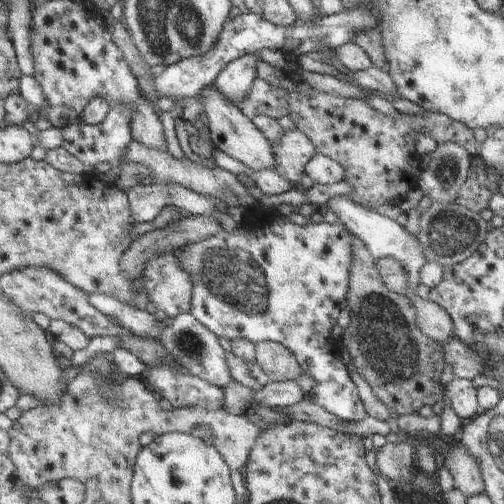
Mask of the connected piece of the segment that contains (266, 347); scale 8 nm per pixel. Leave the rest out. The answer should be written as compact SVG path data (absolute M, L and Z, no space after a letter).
M271 340L254 344L254 361L269 381L296 381L302 374L293 354Z

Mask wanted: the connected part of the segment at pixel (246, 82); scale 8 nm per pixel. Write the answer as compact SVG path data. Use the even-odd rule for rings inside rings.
M247 53L226 64L213 80L215 90L223 98L227 98L227 102L237 105L237 102L241 102L247 96L251 83L257 76L255 66L259 60L261 58L258 54Z

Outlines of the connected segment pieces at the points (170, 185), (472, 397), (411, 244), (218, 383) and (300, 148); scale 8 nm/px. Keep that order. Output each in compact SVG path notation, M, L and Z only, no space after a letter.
M175 182L156 183L145 186L137 184L125 190L133 212L133 220L151 222L159 216L159 211L165 206L175 206L185 210L190 215L210 215L216 202L209 197L201 196L187 190Z
M453 378L445 386L445 394L449 398L449 404L453 412L458 416L462 423L468 422L470 418L480 415L484 409L477 404L476 388L470 380Z
M343 195L329 198L326 207L335 214L337 222L343 224L351 232L351 235L363 242L363 246L367 248L367 252L373 259L391 257L399 261L407 274L407 295L415 295L416 286L419 282L419 268L425 264L425 256L421 252L423 248L419 246L415 234L407 232L403 226L384 215L379 215L374 211L364 209L361 205L356 205Z
M183 312L175 318L168 319L167 328L163 332L163 346L171 356L175 356L177 364L181 364L189 374L193 374L207 384L219 389L223 389L231 384L231 376L225 364L225 354L219 346L218 338L209 332L192 312Z
M297 129L283 130L281 138L275 144L270 144L273 154L273 172L282 174L294 185L298 185L299 175L304 172L304 166L316 153L313 144Z

